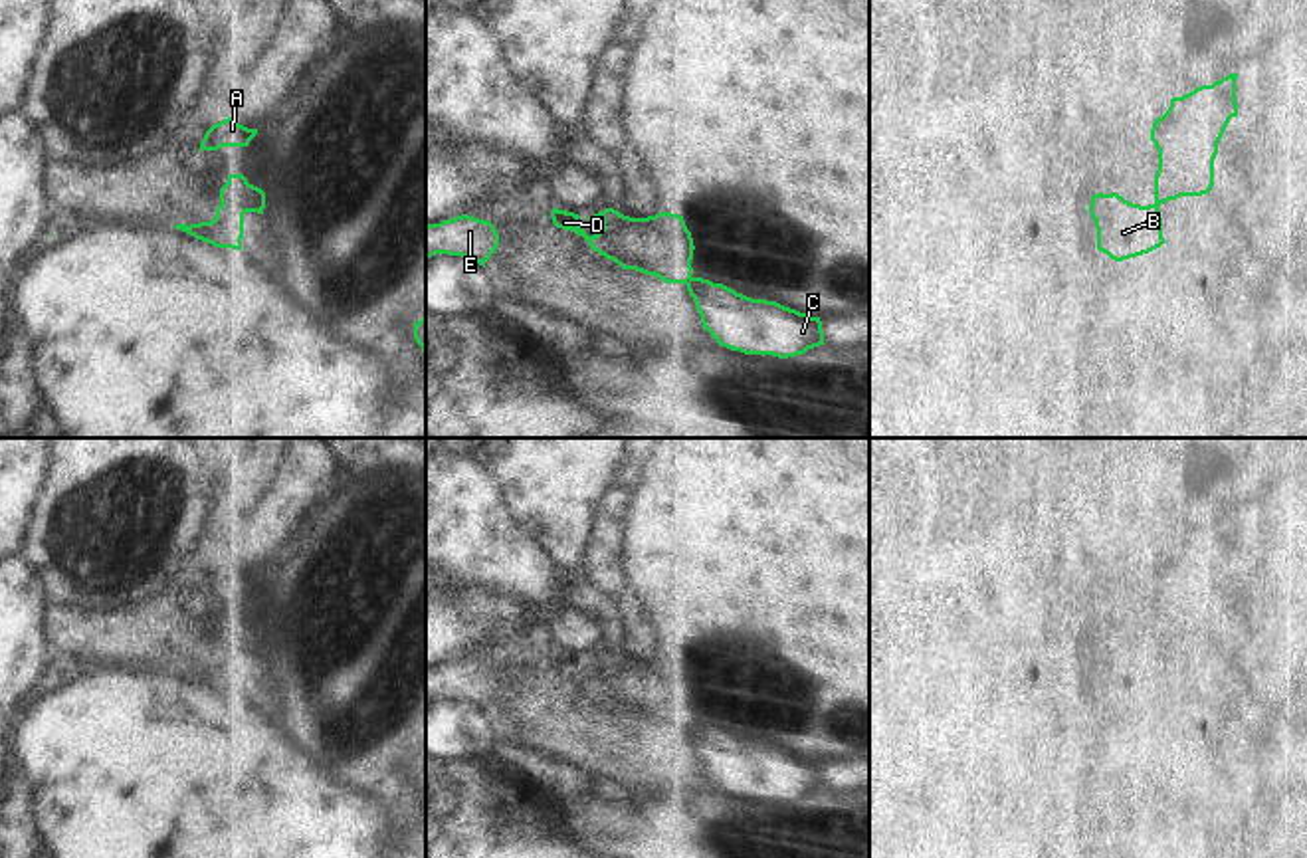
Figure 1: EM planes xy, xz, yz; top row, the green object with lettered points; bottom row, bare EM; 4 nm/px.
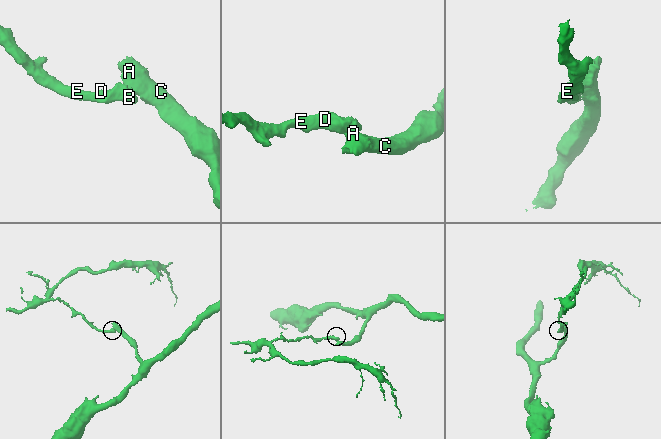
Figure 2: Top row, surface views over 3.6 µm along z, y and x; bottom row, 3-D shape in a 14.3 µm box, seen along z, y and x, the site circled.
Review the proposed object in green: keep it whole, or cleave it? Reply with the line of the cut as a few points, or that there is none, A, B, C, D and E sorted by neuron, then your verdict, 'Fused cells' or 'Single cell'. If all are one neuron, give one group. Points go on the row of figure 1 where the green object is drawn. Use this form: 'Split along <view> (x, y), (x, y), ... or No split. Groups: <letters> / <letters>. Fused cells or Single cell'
Split along xy (222, 203), (246, 211). Groups: A C / B D E. Fused cells.

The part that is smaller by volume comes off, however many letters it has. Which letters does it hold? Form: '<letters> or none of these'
B, D, E

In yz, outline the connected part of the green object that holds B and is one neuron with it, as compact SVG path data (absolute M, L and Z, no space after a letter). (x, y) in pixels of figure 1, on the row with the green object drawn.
M1117 192L1093 194L1089 214L1097 228L1097 250L1115 262L1137 258L1160 248L1162 218L1155 204L1141 206Z

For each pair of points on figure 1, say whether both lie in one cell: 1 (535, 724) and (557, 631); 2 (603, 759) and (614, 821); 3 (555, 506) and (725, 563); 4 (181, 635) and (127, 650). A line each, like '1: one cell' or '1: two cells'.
1: two cells
2: two cells
3: two cells
4: one cell

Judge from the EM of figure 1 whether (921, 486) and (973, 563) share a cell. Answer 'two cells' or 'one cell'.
two cells

